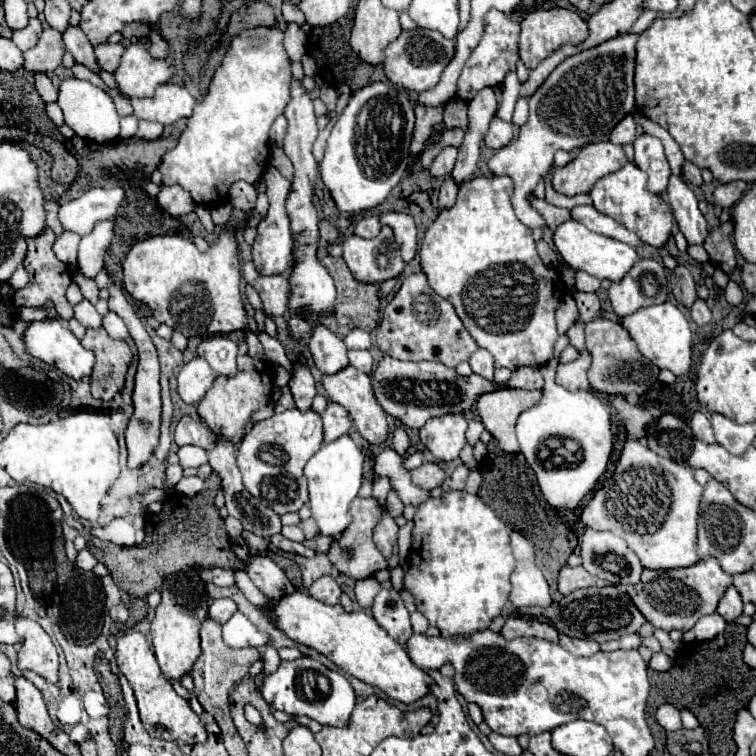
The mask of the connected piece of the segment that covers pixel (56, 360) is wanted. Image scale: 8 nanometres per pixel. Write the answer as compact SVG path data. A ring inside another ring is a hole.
M45 318L45 320L35 320L27 326L25 330L25 352L59 368L63 374L67 374L69 378L73 380L81 380L81 378L87 378L93 370L93 364L95 364L95 356L91 350L85 350L81 346L81 342L71 334L71 330L57 318Z

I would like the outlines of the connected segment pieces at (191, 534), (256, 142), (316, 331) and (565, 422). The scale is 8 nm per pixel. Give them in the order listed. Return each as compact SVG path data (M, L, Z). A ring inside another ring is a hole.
M207 486L195 498L187 498L179 492L167 496L163 502L163 510L155 514L155 516L163 516L165 524L163 526L157 524L155 530L149 530L147 540L153 540L151 544L121 548L111 542L103 542L99 538L89 538L87 550L91 550L97 562L103 562L107 566L113 582L121 590L137 598L145 598L147 594L157 590L169 574L189 566L201 566L201 568L221 566L221 568L239 570L243 568L243 562L231 552L223 518L219 516L219 510L215 510L213 504L213 498L216 497L218 490L219 486Z
M257 26L249 30L241 30L231 38L229 50L223 56L221 66L215 70L207 94L195 104L193 114L187 120L185 130L181 132L173 150L163 154L159 170L163 174L163 184L179 184L191 192L197 204L213 206L221 204L227 198L229 186L235 180L255 182L269 158L269 128L277 116L283 114L285 104L289 100L289 78L291 78L291 62L283 48L283 30L277 26Z
M317 324L313 328L307 346L309 346L311 354L313 354L315 366L325 374L333 374L339 368L345 368L349 364L347 362L347 348L345 348L343 340L337 338L323 324Z
M553 358L541 366L545 378L541 400L523 410L517 418L517 440L529 466L537 474L539 488L553 508L577 508L579 502L595 488L595 482L607 468L613 434L609 406L593 390L567 390L555 382L559 360ZM571 440L579 444L575 450Z

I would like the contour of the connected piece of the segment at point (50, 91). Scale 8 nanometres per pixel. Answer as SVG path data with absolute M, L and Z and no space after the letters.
M43 72L35 74L35 88L45 102L55 102L57 100L57 88L53 86L53 82L47 74L43 74Z

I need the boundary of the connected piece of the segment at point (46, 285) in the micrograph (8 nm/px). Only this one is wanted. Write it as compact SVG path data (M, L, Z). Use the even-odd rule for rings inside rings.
M45 228L35 238L27 238L27 256L23 260L23 266L29 272L29 284L15 292L13 302L17 306L29 306L29 308L43 308L47 302L53 302L53 306L57 310L57 316L61 320L69 320L69 318L73 318L73 306L67 302L65 290L71 282L71 272L63 262L57 262L55 254L51 250L53 240L55 240L55 234L53 234L51 228Z

